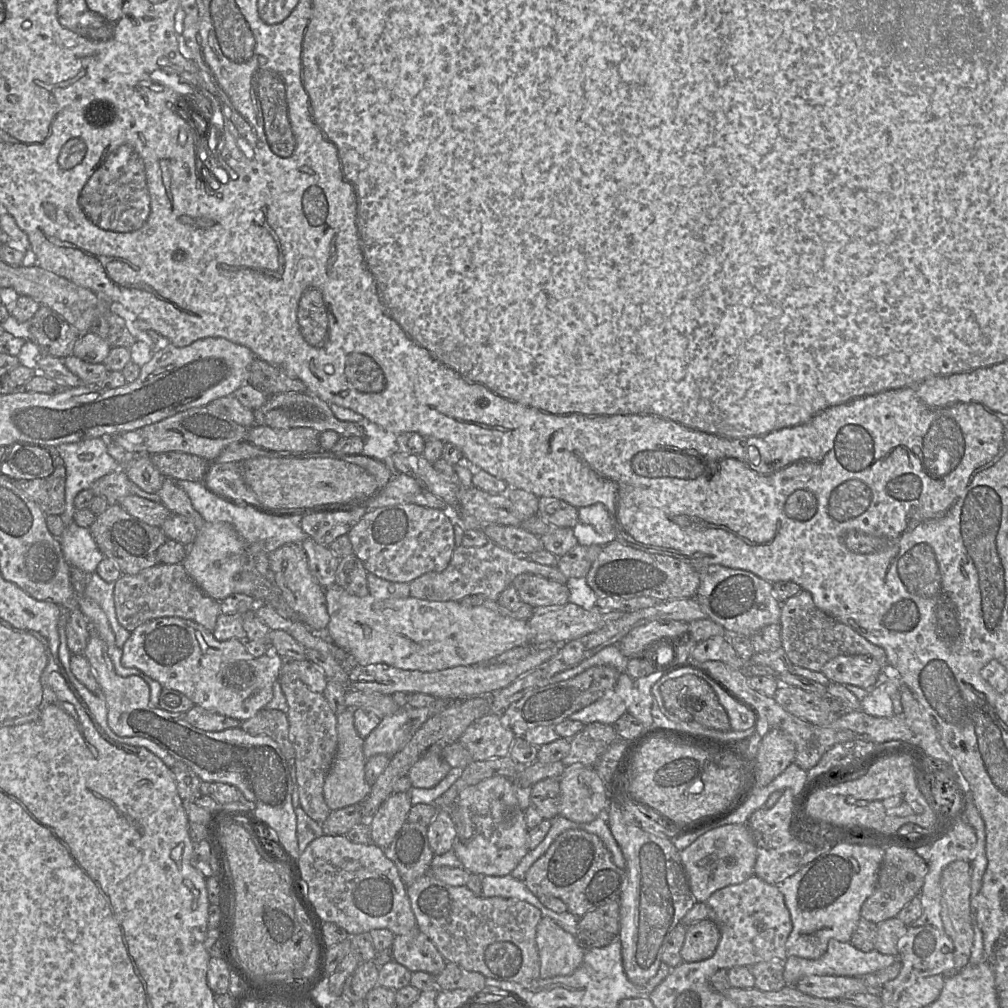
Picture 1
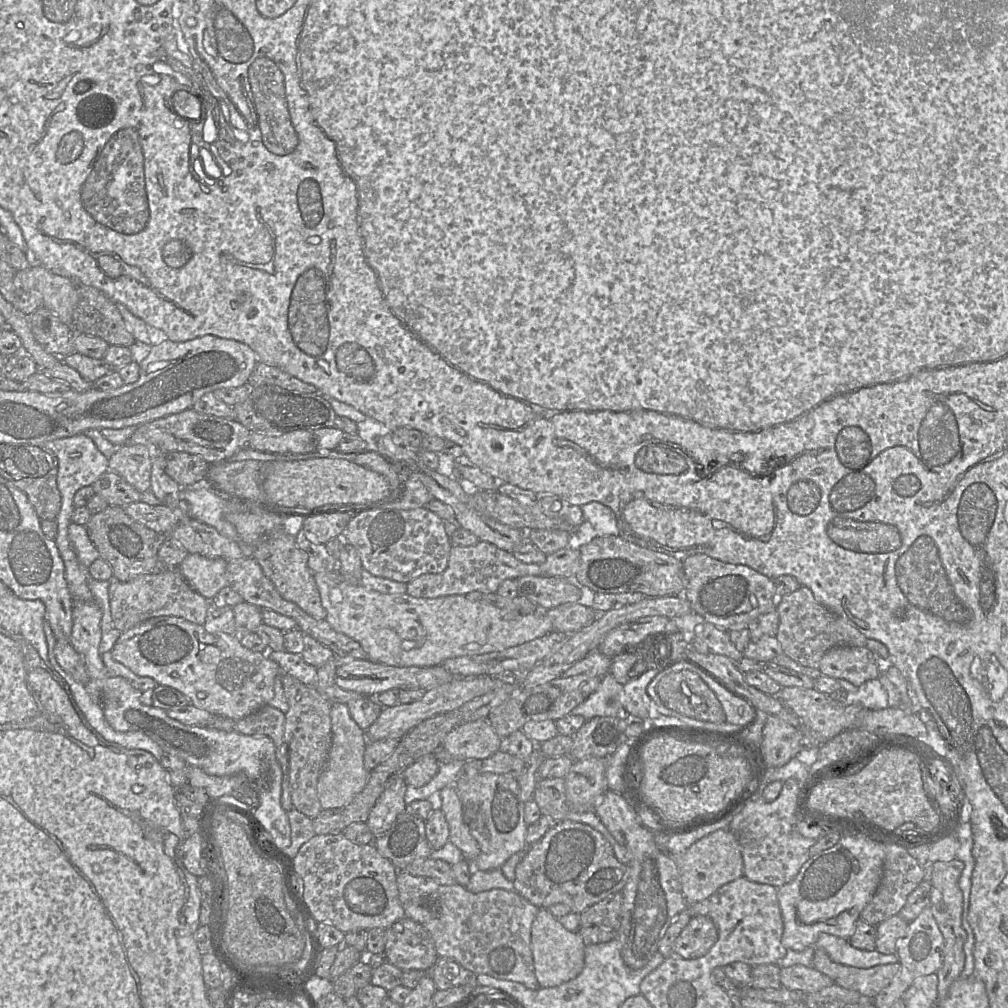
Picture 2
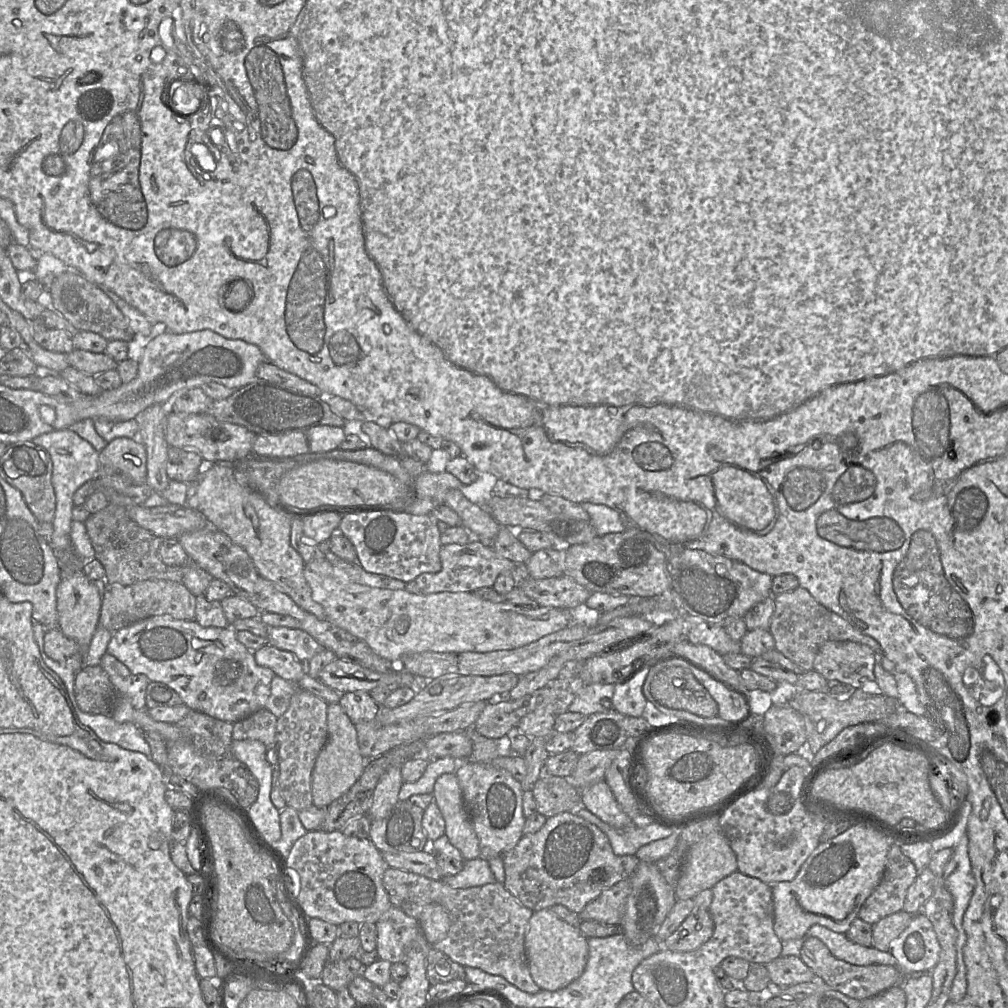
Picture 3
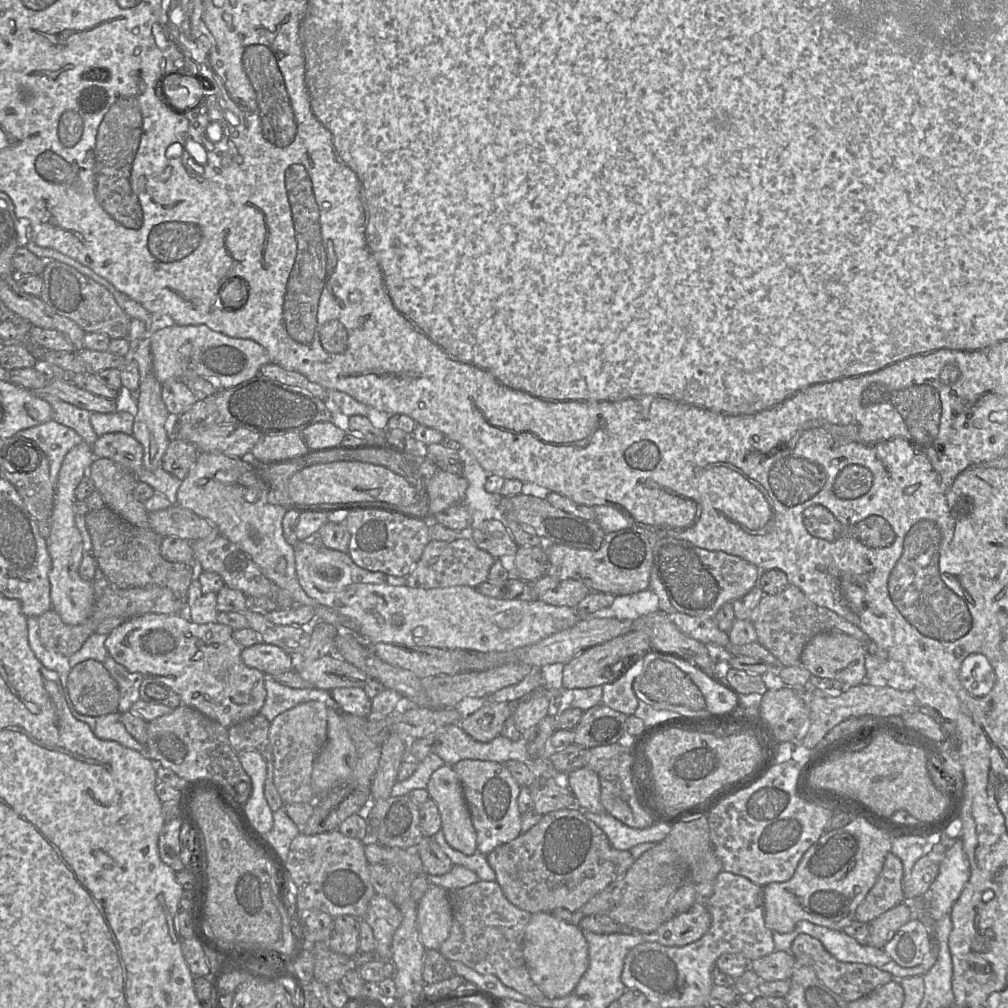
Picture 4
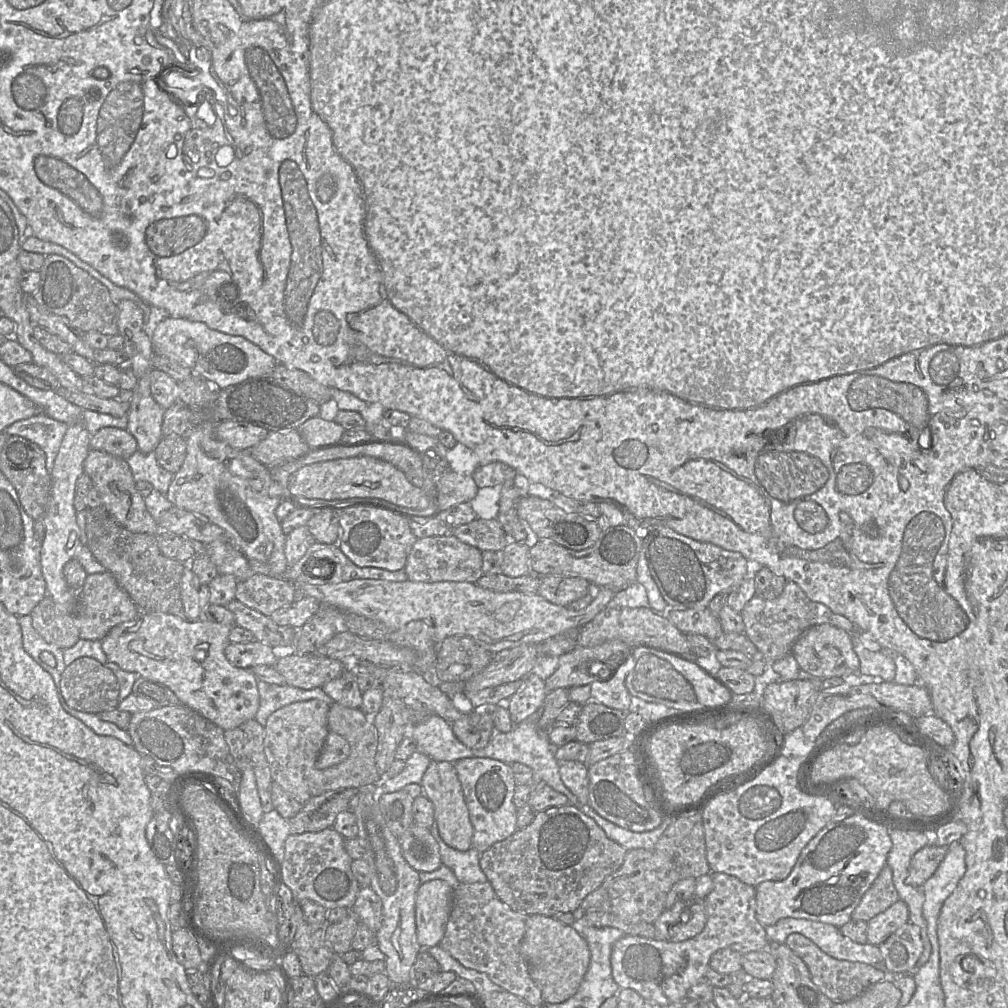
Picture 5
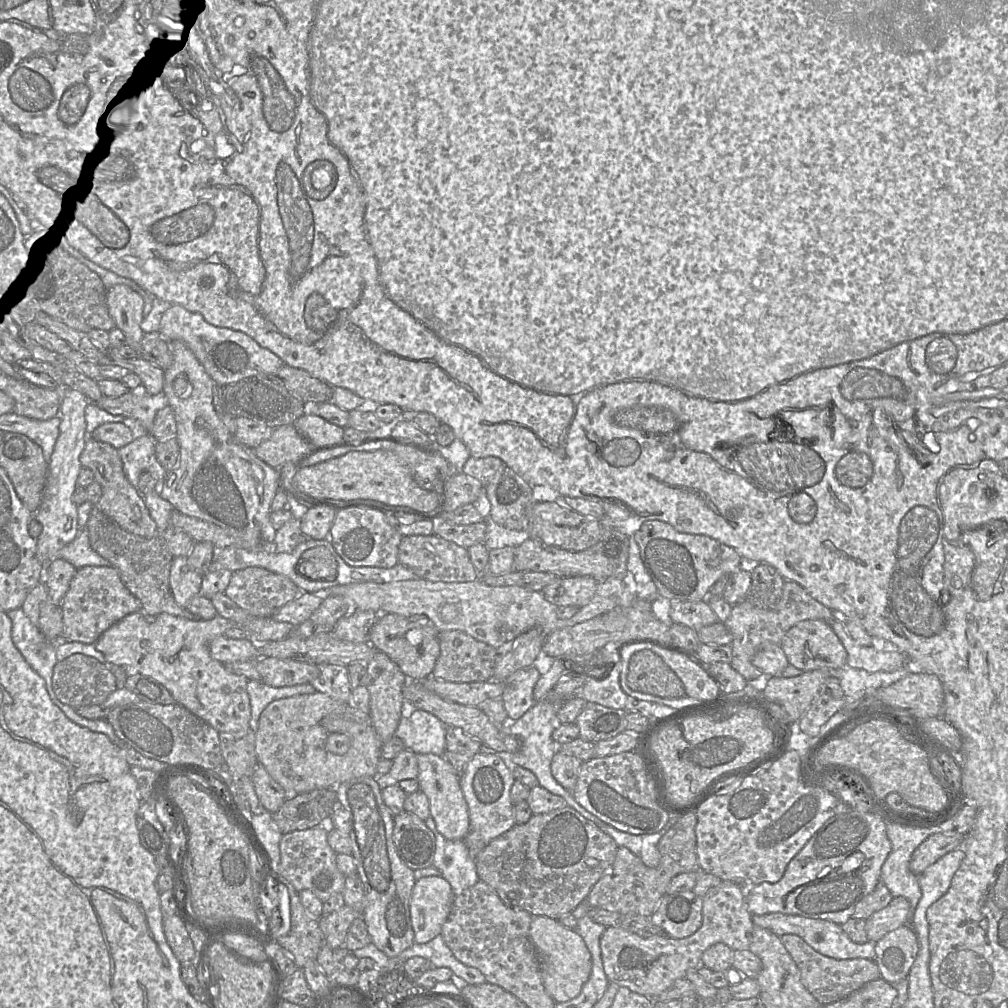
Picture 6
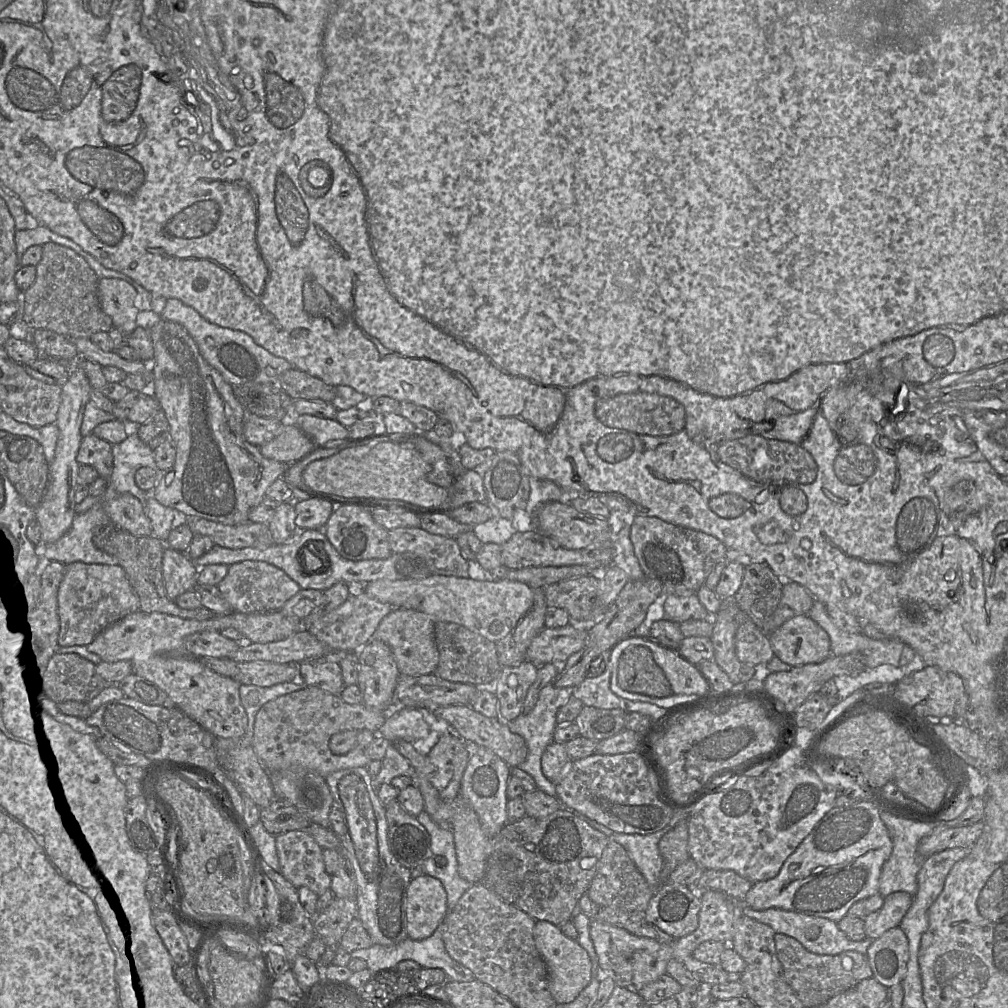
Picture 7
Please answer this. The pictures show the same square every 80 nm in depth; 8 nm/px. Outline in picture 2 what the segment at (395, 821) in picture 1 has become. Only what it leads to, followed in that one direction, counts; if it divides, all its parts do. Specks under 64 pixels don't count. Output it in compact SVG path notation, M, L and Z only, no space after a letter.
M403 777L395 779L384 790L369 813L368 826L376 837L383 835L393 824L397 816L406 811L404 797L407 789Z

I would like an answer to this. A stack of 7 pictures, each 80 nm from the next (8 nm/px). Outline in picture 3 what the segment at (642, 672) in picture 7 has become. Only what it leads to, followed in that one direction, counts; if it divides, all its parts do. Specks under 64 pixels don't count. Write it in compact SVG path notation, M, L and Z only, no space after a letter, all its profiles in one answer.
M687 668L662 669L652 679L650 693L662 706L684 710L704 718L718 716L718 705Z

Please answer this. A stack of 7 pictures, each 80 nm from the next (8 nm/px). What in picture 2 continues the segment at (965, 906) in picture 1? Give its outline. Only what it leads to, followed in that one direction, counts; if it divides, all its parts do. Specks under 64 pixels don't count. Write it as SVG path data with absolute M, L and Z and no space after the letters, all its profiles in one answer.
M957 858L950 861L937 861L931 872L930 902L932 914L944 937L944 959L941 968L936 972L938 977L936 1006L946 997L950 985L961 976L965 964L964 943L967 934L962 927L963 894L958 885L964 863Z

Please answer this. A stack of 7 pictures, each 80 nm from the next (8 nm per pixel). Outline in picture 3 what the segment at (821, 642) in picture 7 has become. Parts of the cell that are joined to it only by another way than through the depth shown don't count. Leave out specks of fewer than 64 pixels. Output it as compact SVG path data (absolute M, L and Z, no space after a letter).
M827 641L817 652L813 670L827 680L837 680L852 689L860 689L864 683L874 680L874 668L877 662L878 655L864 644L852 641Z

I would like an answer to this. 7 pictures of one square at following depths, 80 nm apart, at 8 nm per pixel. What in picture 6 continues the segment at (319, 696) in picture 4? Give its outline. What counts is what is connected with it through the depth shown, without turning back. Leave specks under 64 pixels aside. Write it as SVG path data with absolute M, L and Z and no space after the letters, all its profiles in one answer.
M249 680L247 692L251 706L249 728L256 733L260 715L272 701L300 694L312 694L316 692L316 689L310 683L285 687L272 687L263 683L261 680Z

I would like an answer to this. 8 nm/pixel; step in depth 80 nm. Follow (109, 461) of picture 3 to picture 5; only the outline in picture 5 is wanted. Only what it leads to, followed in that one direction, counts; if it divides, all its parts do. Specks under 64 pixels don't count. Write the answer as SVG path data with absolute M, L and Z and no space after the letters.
M105 427L91 436L90 447L126 460L138 450L135 437L126 429Z

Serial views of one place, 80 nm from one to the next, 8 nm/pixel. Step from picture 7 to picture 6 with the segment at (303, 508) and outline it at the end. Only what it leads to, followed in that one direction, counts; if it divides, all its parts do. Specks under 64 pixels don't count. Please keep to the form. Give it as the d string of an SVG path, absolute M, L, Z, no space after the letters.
M329 504L306 505L306 511L301 514L300 527L304 536L314 540L329 538L330 529L337 510Z

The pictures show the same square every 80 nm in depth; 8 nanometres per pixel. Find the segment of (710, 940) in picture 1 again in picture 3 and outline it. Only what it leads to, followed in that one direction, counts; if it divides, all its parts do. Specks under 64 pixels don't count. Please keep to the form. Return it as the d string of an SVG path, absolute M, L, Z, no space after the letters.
M697 909L682 922L662 944L674 952L690 952L698 949L713 935L714 922L709 910Z

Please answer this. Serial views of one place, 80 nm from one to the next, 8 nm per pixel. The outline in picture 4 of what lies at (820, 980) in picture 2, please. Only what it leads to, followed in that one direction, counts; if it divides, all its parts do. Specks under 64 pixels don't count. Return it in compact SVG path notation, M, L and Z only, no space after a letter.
M775 951L750 962L752 969L763 981L789 980L795 957L790 952Z

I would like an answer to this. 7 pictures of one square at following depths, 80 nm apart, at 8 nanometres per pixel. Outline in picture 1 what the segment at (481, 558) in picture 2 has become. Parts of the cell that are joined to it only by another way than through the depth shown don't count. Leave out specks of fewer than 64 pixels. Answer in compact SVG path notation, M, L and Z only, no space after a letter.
M488 542L481 547L455 547L445 570L428 572L409 583L410 596L428 601L461 601L466 596L481 594L497 601L499 595L512 584L514 578L524 573L539 575L561 584L566 584L568 581L556 566L530 561L493 542Z

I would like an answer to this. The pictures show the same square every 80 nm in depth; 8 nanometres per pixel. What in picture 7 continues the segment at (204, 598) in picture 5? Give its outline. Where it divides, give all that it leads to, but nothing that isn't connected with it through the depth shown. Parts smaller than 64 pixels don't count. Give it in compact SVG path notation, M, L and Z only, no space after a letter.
M165 547L162 558L162 574L167 596L174 601L186 591L197 586L199 568L185 553Z

